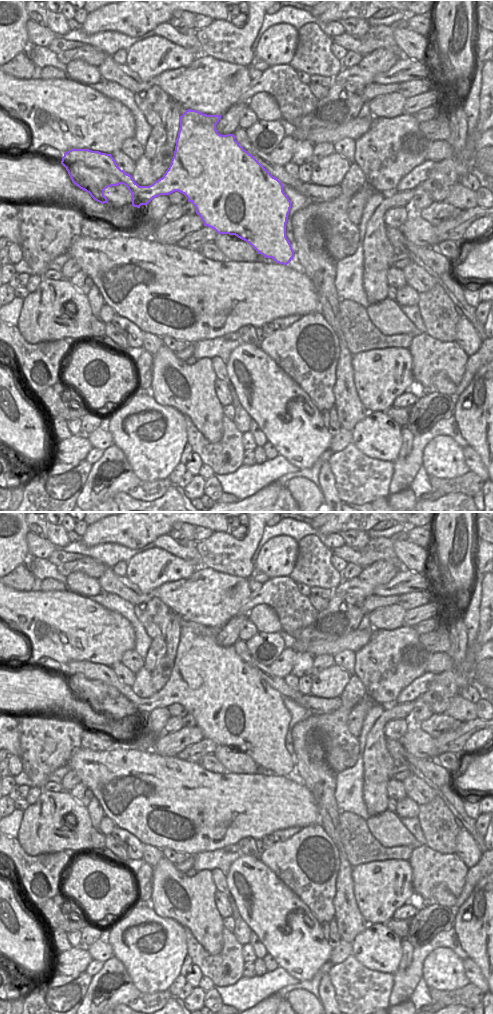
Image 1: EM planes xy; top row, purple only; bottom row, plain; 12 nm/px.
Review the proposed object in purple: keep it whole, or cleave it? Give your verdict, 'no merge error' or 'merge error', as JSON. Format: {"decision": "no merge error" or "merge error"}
{"decision": "no merge error"}

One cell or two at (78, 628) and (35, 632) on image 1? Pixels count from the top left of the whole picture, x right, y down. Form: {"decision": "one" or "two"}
{"decision": "one"}

